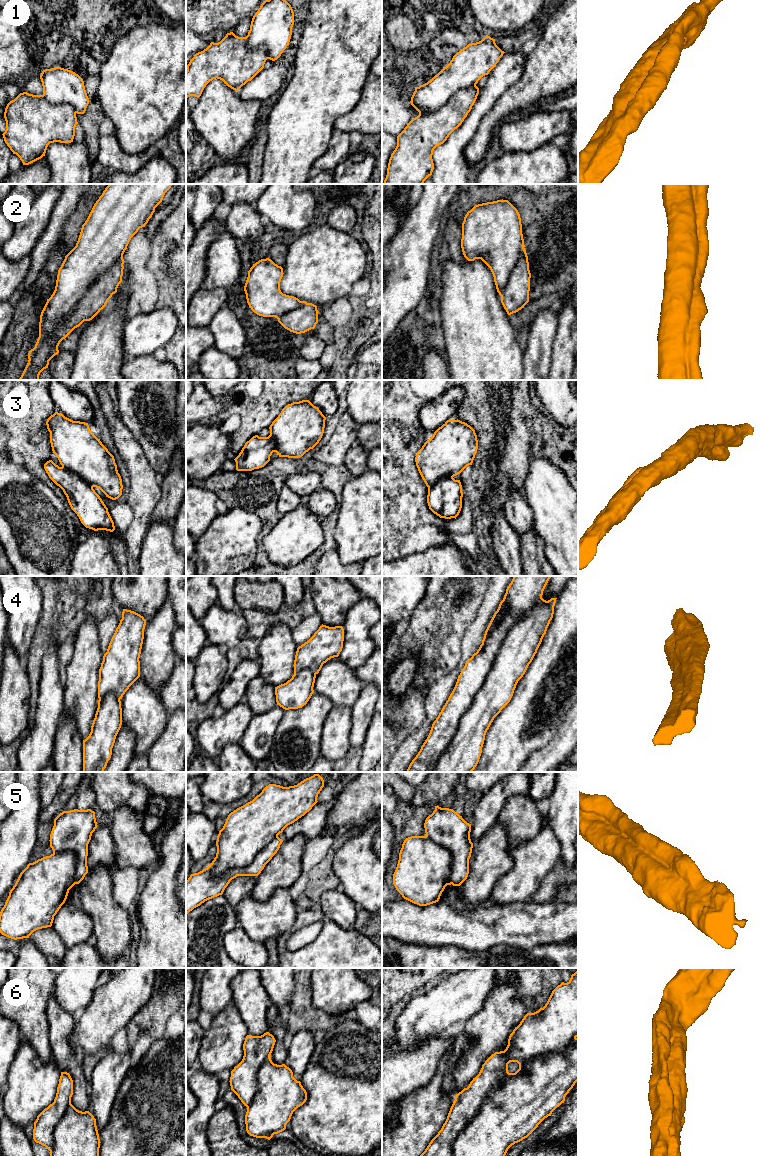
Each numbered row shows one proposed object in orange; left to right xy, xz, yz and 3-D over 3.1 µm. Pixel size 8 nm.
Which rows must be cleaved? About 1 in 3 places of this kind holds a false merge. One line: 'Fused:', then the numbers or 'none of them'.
Fused: 3, 4

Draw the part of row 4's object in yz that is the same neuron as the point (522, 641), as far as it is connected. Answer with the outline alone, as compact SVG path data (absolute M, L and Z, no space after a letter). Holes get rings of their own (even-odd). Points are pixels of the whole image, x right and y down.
M541 598L531 609L527 610L519 619L518 623L508 631L482 688L478 691L472 704L462 716L457 733L446 748L445 752L439 757L434 772L472 772L475 769L482 753L487 730L494 718L510 702L518 681L523 677L529 664L537 653L550 621L553 618L556 599L557 598L551 598L546 601Z

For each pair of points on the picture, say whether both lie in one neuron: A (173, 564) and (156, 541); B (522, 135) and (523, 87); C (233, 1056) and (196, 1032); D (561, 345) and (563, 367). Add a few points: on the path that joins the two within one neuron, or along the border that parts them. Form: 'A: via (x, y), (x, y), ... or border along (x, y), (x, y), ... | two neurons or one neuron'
A: via (167, 558), (158, 547) | one neuron
B: border along (529, 112), (523, 116) | two neurons
C: border along (204, 1031), (201, 1047), (196, 1059) | two neurons
D: via (563, 350), (563, 362) | one neuron

